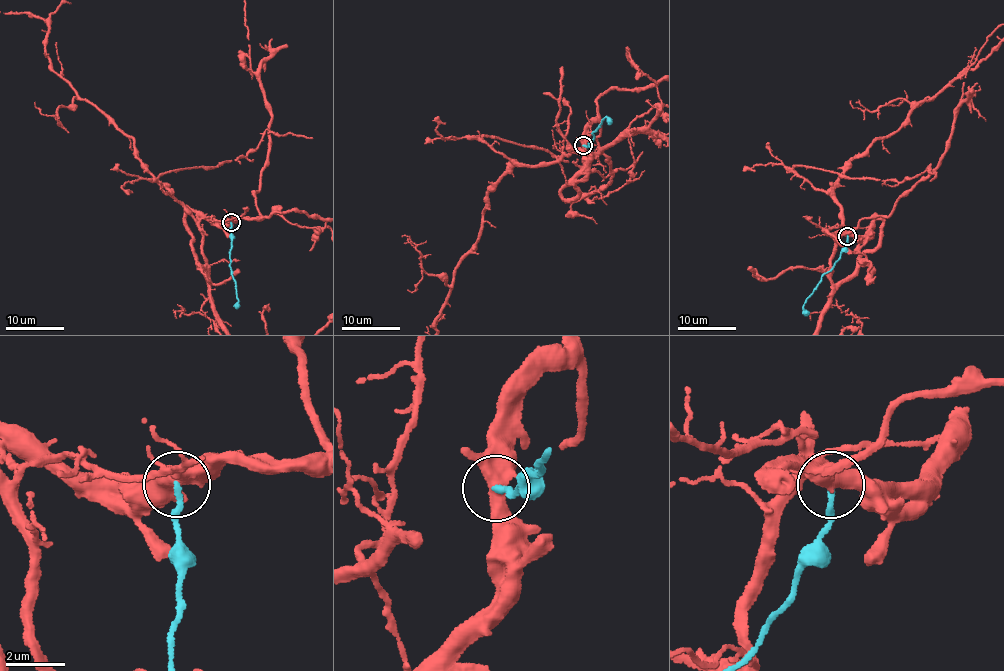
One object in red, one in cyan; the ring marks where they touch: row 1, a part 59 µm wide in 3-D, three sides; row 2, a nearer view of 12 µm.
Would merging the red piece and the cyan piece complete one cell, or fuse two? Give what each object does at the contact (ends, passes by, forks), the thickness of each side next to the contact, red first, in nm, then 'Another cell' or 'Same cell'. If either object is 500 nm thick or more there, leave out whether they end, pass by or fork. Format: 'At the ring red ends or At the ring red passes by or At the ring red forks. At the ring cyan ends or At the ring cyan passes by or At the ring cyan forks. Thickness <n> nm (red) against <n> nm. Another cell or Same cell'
Thickness 500 nm (red) against 200 nm. Another cell

